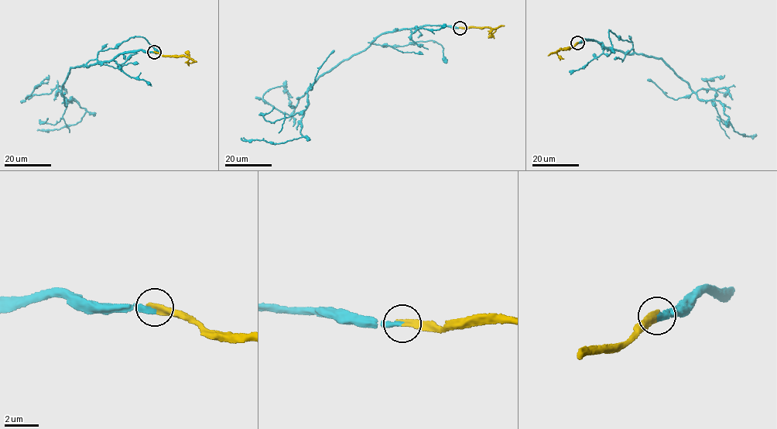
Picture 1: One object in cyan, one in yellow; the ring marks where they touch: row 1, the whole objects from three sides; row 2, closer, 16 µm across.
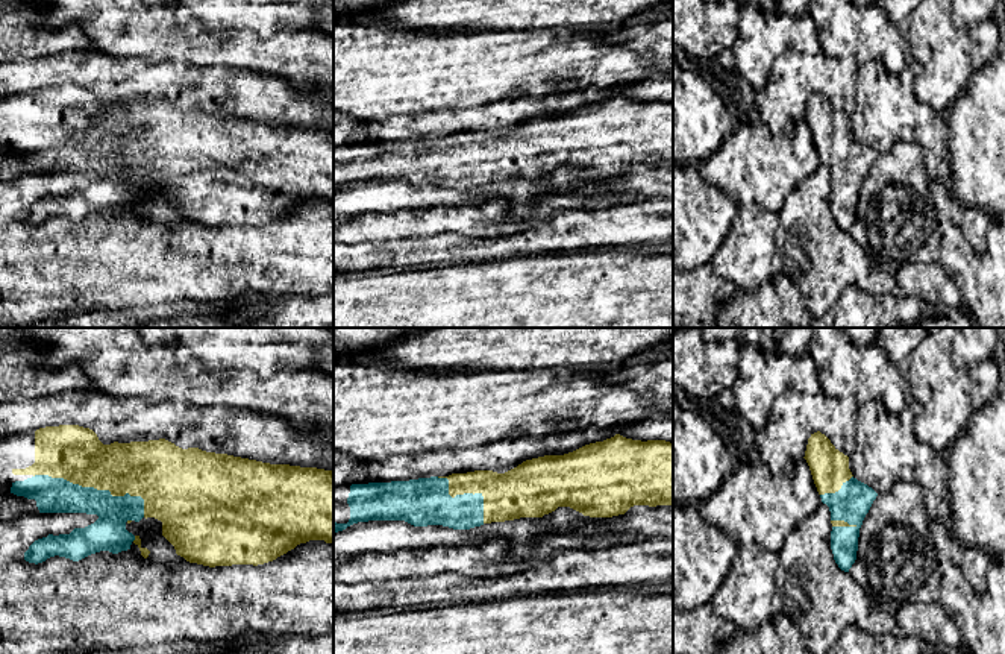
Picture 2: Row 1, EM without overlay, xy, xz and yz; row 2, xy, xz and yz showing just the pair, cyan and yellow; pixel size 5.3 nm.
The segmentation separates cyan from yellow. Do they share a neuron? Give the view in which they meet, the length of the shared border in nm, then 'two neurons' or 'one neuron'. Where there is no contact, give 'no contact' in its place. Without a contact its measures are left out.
meets cyan in xy; contact 650 nm long; one neuron

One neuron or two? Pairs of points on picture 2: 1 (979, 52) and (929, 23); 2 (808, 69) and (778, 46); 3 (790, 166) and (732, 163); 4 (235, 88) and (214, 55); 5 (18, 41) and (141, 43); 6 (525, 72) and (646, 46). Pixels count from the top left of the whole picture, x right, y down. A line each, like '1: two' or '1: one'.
1: two
2: two
3: one
4: two
5: two
6: two

